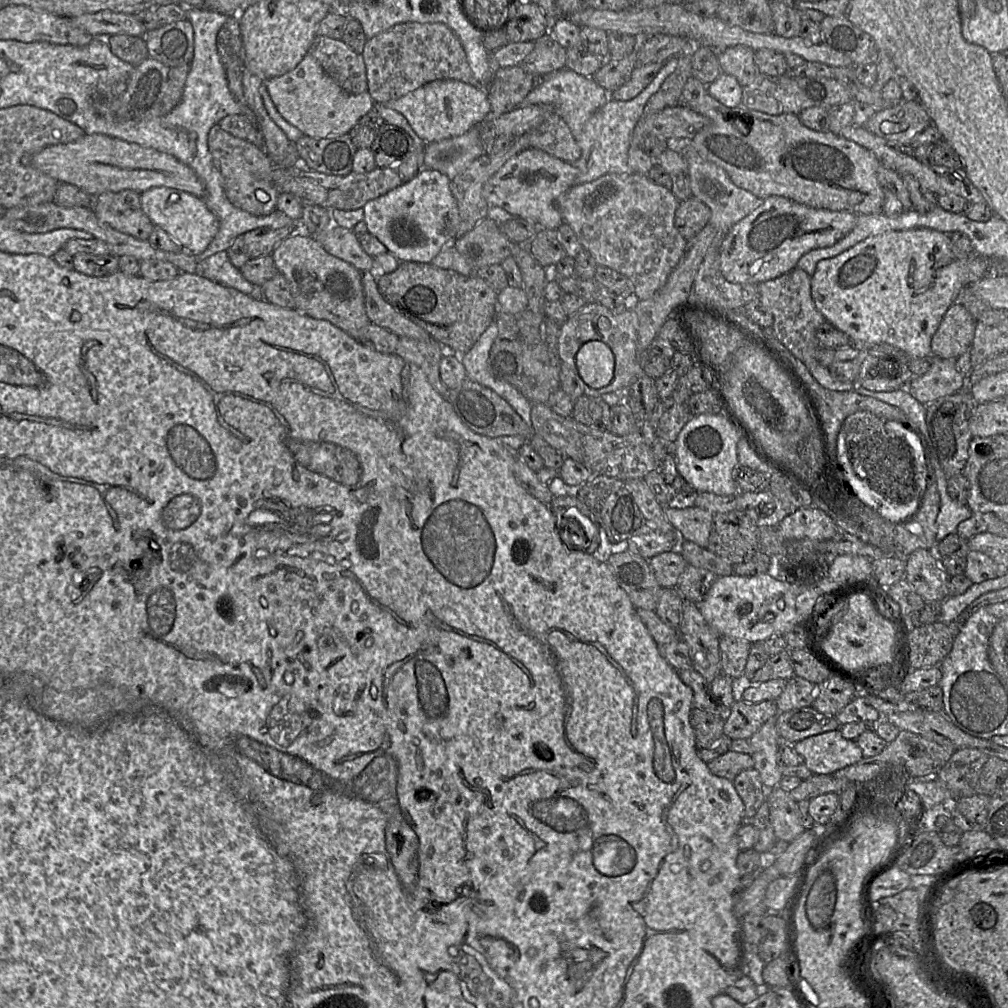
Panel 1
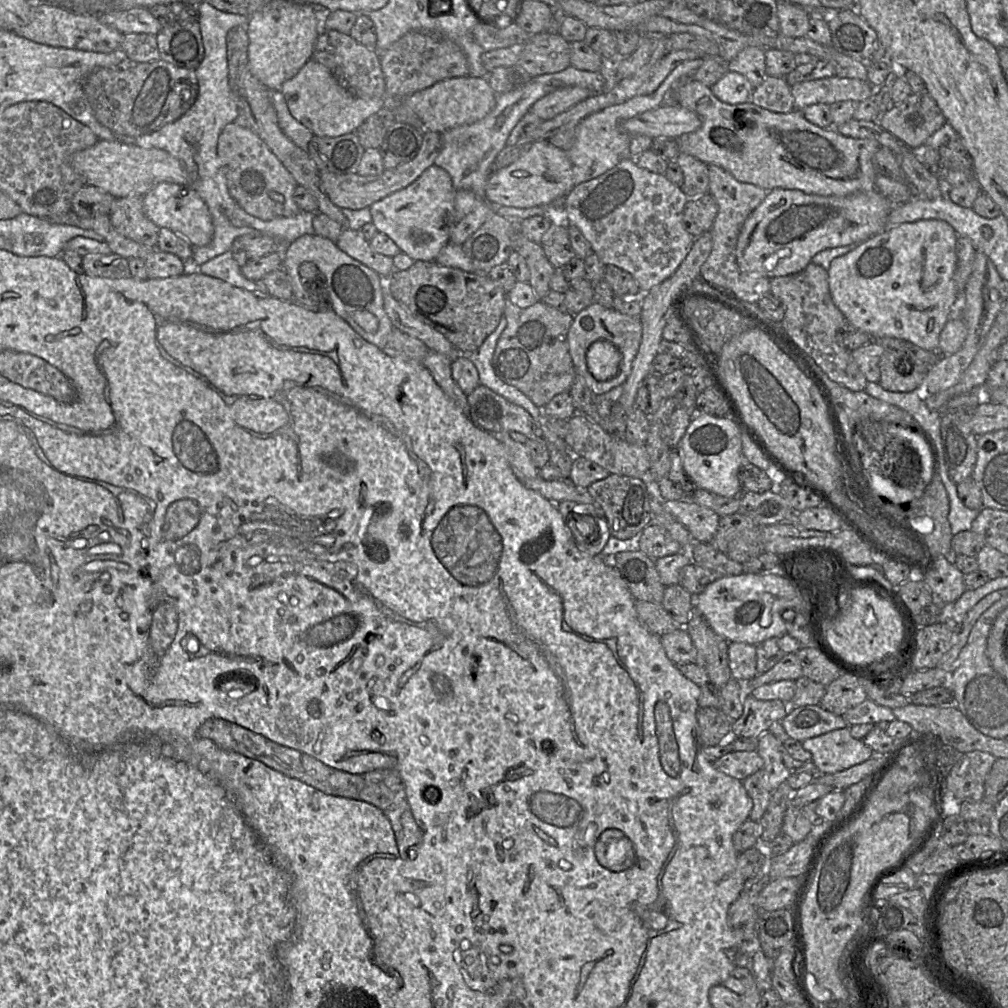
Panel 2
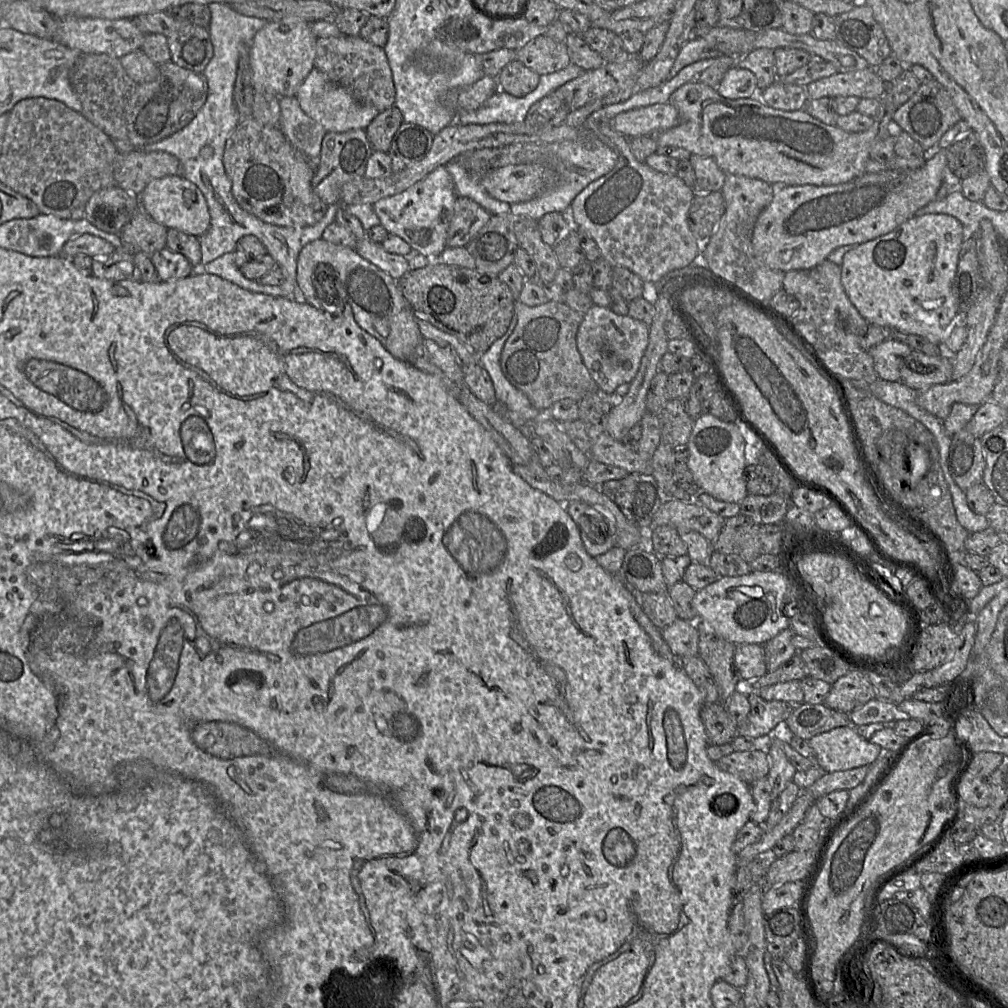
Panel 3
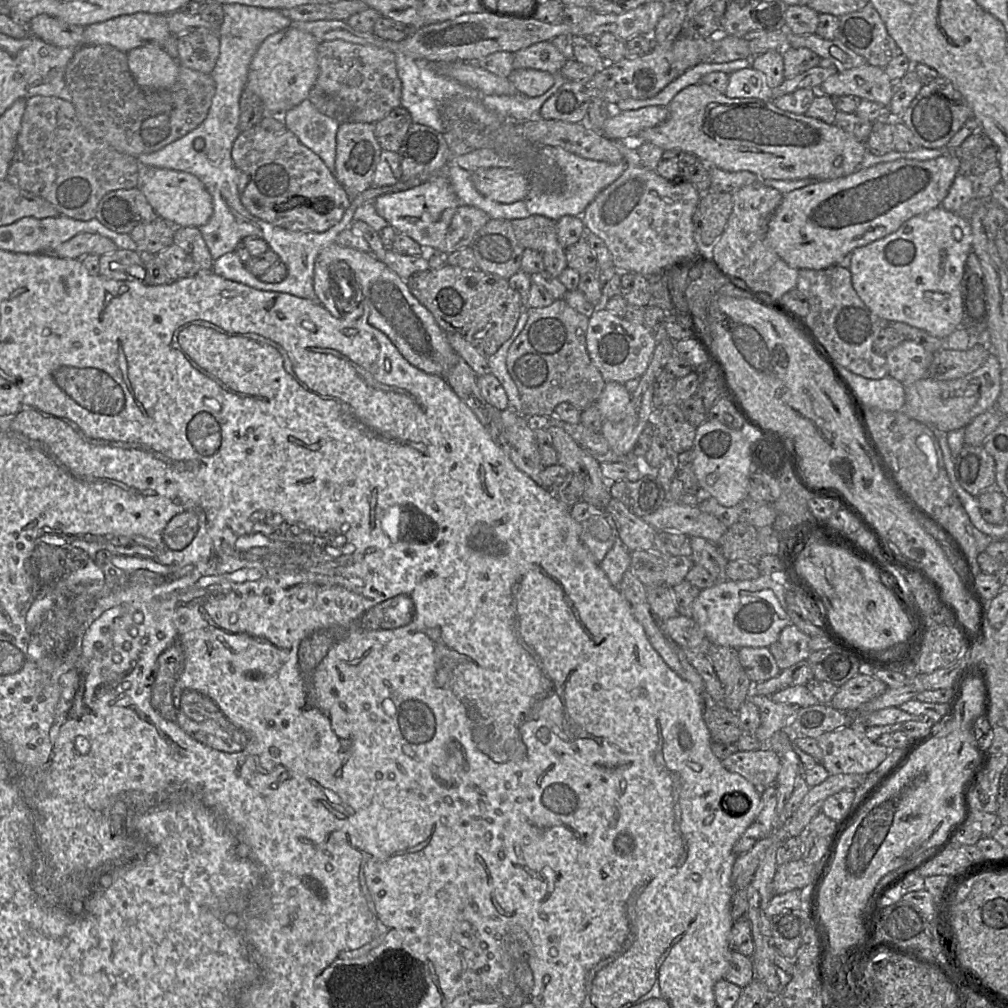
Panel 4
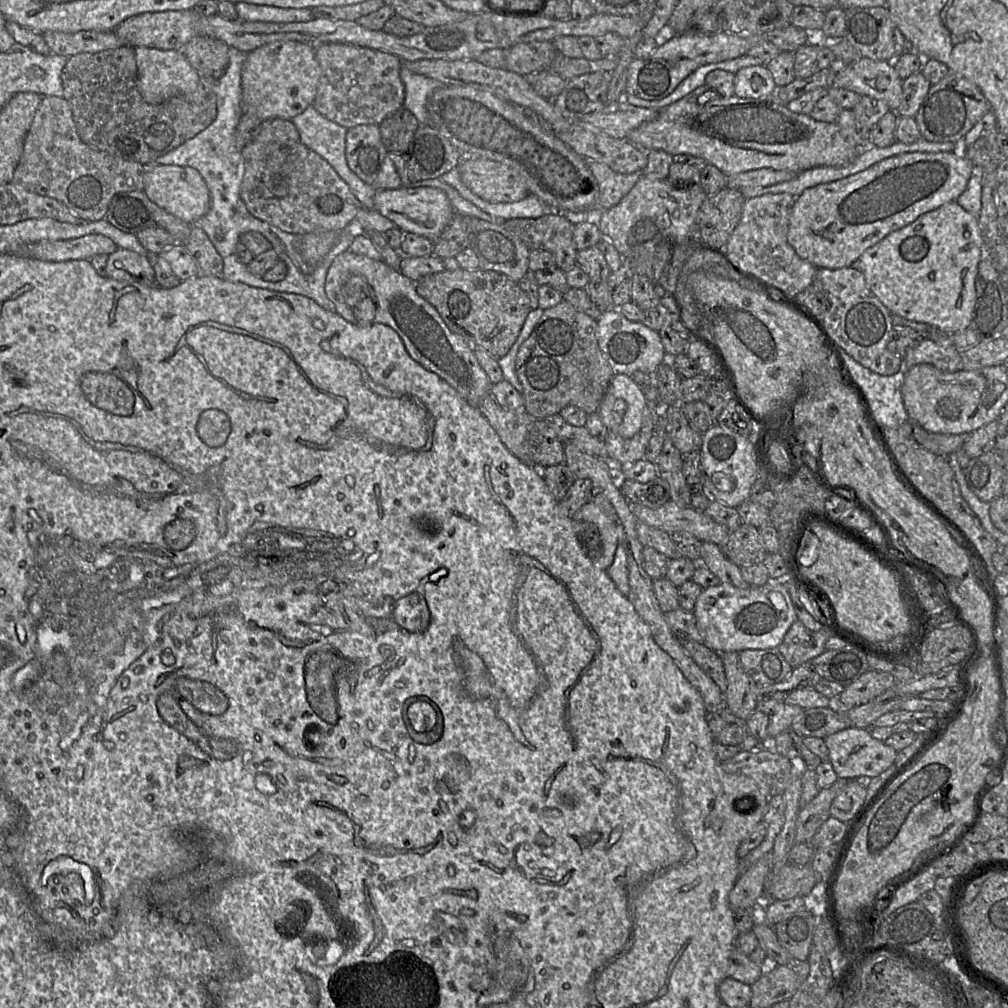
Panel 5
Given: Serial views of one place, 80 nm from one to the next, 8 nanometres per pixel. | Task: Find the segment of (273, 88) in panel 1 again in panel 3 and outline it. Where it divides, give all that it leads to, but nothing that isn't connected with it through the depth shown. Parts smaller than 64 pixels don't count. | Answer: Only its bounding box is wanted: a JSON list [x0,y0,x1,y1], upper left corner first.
[295,67,380,133]

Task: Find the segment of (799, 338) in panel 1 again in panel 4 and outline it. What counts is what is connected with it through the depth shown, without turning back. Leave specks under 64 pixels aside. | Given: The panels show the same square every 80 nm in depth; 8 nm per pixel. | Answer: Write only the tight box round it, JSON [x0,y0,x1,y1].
[794,265,889,379]

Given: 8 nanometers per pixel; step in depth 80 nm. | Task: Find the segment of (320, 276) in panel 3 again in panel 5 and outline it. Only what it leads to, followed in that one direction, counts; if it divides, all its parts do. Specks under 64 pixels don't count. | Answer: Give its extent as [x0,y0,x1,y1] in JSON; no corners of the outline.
[325,251,492,409]

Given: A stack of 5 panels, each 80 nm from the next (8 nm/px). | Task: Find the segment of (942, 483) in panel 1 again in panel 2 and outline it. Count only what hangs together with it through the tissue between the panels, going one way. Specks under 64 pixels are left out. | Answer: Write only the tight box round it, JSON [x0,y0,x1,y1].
[937,461,980,535]

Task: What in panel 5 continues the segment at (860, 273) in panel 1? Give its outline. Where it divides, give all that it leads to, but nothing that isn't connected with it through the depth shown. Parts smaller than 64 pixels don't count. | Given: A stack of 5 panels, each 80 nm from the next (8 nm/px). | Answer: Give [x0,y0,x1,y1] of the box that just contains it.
[851,201,985,333]

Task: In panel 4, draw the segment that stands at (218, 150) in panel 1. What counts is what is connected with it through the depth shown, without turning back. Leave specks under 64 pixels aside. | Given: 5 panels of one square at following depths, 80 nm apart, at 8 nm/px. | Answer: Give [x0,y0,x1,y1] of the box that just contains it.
[232,124,350,232]

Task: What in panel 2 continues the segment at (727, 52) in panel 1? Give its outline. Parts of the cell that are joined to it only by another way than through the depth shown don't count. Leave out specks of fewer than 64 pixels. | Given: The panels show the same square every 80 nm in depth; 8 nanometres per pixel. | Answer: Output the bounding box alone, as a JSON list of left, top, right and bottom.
[727,47,767,88]

